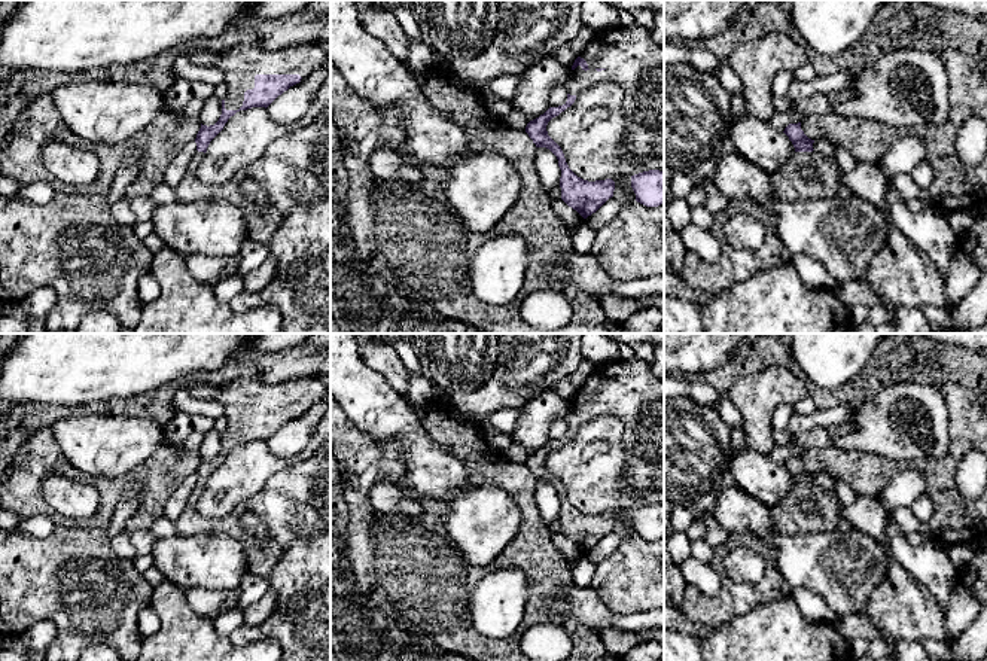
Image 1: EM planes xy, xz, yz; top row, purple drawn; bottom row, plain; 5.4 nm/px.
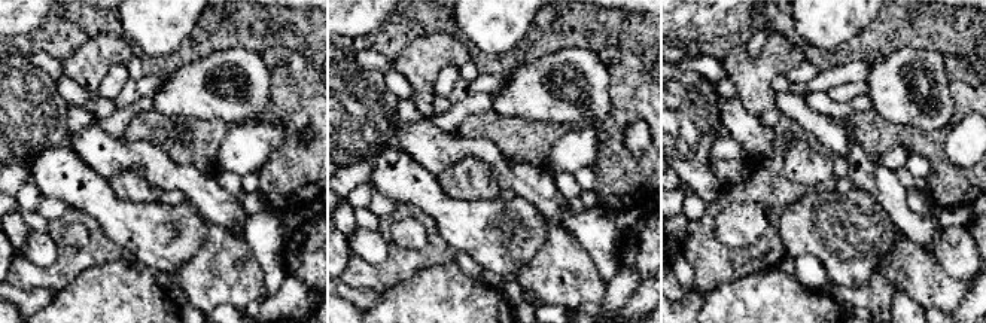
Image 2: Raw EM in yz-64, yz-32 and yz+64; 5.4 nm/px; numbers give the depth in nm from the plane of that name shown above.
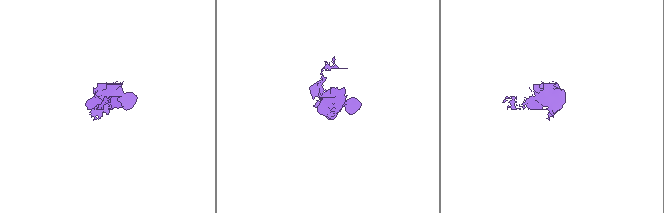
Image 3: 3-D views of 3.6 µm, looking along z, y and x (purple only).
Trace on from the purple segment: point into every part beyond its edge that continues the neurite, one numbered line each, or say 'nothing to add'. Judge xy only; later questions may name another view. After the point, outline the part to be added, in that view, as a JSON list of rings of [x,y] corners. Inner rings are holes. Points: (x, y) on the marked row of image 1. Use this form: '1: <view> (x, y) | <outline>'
1: xy (240, 64) | [[[238,43],[222,54],[189,51],[186,57],[197,66],[216,66],[222,70],[228,86],[226,110],[238,110],[243,106],[244,92],[255,88],[256,74],[304,77],[317,68],[330,66],[330,57],[322,43],[296,43],[275,51]]]

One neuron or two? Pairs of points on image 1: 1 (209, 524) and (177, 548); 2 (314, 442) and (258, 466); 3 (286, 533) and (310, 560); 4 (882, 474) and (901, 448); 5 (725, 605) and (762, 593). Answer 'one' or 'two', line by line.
1: two
2: one
3: two
4: two
5: one

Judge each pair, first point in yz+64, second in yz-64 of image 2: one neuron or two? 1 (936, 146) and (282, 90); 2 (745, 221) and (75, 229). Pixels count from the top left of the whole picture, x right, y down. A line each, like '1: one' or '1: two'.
1: one
2: one

